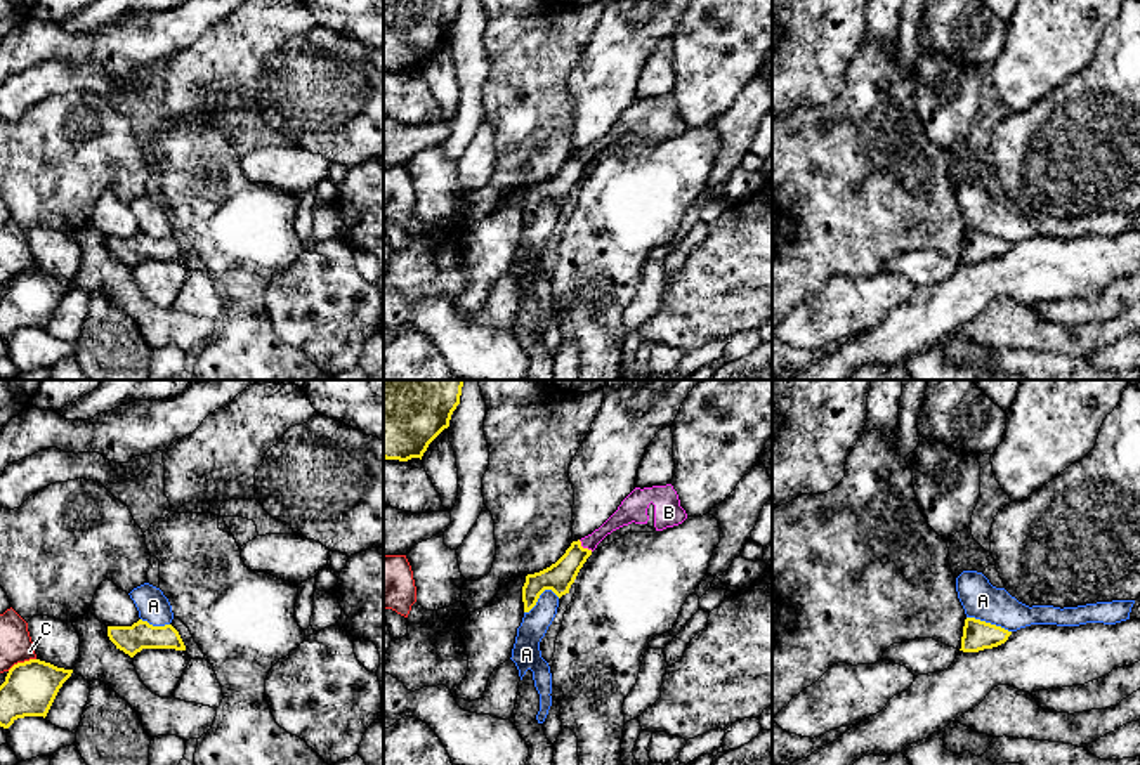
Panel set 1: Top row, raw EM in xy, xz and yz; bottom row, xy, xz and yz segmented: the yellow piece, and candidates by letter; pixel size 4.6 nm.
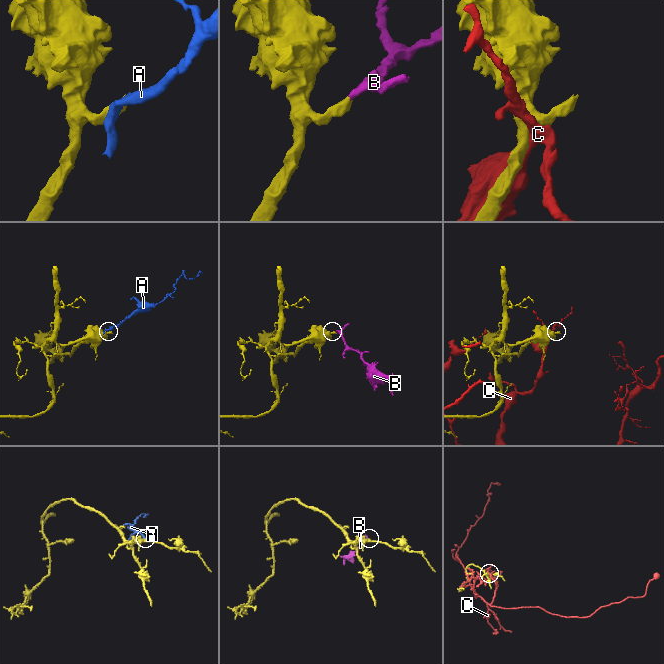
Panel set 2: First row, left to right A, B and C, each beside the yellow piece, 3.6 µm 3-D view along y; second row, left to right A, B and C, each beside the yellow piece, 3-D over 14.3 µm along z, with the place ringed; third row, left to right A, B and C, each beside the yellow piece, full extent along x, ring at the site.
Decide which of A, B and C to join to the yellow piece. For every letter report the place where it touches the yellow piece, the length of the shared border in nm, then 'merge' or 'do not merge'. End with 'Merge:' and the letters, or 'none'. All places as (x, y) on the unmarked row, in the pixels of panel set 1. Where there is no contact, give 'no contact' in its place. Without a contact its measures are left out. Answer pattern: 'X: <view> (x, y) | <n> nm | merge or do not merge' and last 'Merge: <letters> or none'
A: yz (989, 235) | 220 nm | do not merge
B: xz (585, 160) | 90 nm | merge
C: xy (21, 274) | 150 nm | do not merge
Merge: B

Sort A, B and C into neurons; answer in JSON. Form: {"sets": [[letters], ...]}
{"sets": [["A", "C"], ["B"]]}

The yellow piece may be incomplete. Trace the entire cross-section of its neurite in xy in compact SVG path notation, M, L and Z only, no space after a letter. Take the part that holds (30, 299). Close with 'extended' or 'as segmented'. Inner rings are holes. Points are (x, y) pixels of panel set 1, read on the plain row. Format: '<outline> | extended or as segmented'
M40 271L14 276L0 297L0 338L9 340L24 328L45 330L71 284Z | as segmented

